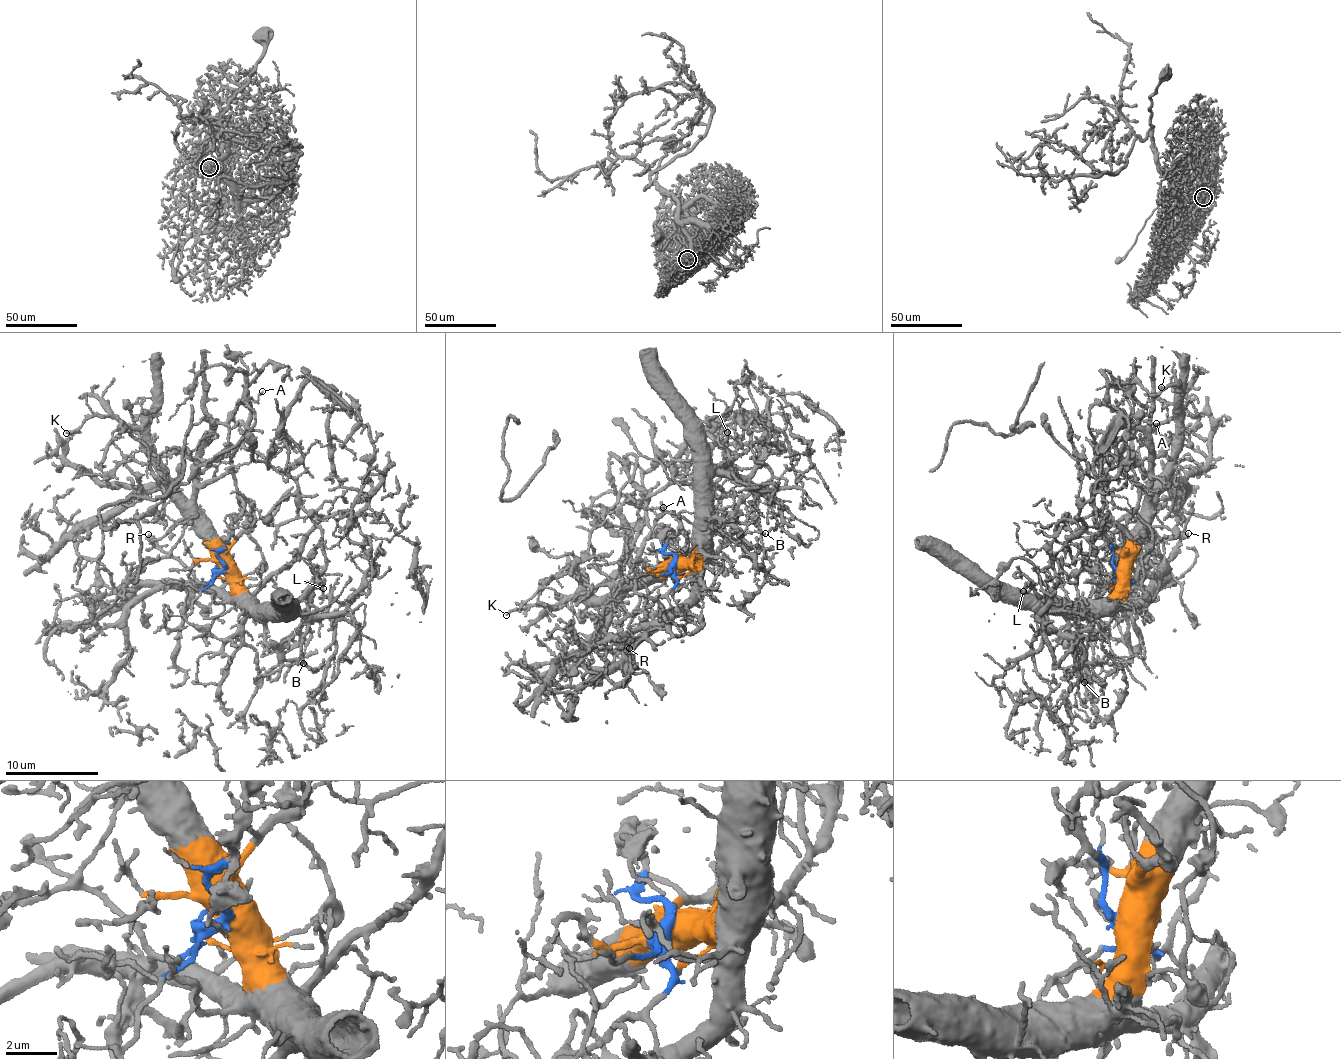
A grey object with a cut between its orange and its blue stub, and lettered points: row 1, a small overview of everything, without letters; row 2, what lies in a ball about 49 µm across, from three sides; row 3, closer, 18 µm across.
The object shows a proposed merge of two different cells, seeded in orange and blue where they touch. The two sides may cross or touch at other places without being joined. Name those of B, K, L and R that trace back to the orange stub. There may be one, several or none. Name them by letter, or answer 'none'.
B, K, L

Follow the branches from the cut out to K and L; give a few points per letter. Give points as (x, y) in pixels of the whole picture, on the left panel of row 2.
K: (222, 568), (210, 527), (139, 429), (98, 415), (65, 433)
L: (222, 568), (257, 607), (270, 602), (283, 609), (292, 605), (317, 577), (323, 582), (323, 588)

